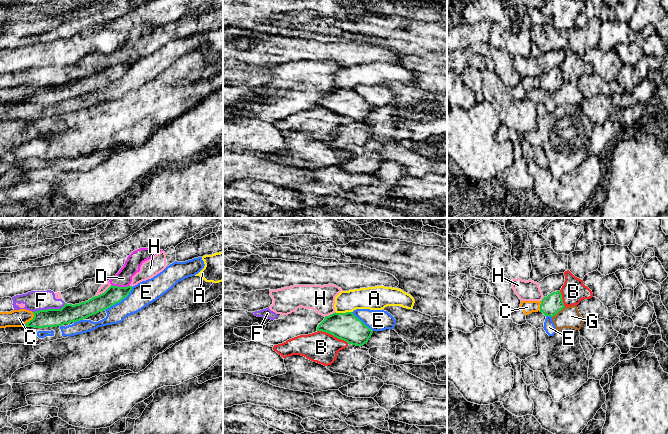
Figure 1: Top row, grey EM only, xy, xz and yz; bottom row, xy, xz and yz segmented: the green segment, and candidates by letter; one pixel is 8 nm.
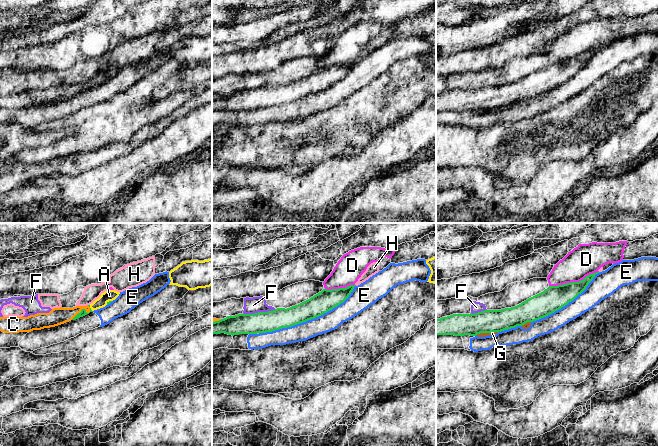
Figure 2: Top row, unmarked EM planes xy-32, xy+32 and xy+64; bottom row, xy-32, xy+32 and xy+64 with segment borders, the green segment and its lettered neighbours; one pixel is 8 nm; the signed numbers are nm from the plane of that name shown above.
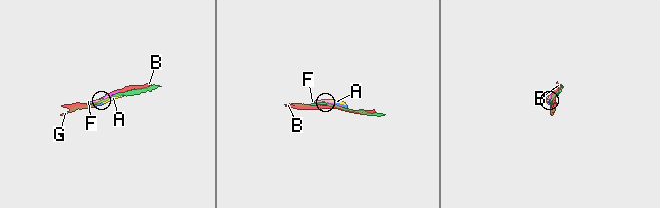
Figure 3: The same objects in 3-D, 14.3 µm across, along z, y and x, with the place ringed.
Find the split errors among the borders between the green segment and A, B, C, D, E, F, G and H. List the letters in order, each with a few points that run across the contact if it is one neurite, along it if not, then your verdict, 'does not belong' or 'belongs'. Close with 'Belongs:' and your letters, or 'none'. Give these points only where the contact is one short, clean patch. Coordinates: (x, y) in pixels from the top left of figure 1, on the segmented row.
A: xz (335, 311), (351, 312) | does not belong
B: does not belong
C: does not belong
D: does not belong
E: does not belong
F: xy (65, 303), (60, 308), (39, 309), (33, 312) | does not belong
G: does not belong
H: does not belong
Belongs: none

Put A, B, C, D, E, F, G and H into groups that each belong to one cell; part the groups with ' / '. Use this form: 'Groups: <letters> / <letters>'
Groups: A C / B / D F H / E / G

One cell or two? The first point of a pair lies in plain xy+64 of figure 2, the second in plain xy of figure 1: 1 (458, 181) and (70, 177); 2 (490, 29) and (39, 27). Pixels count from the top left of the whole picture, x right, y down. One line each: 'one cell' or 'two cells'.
1: one cell
2: one cell

